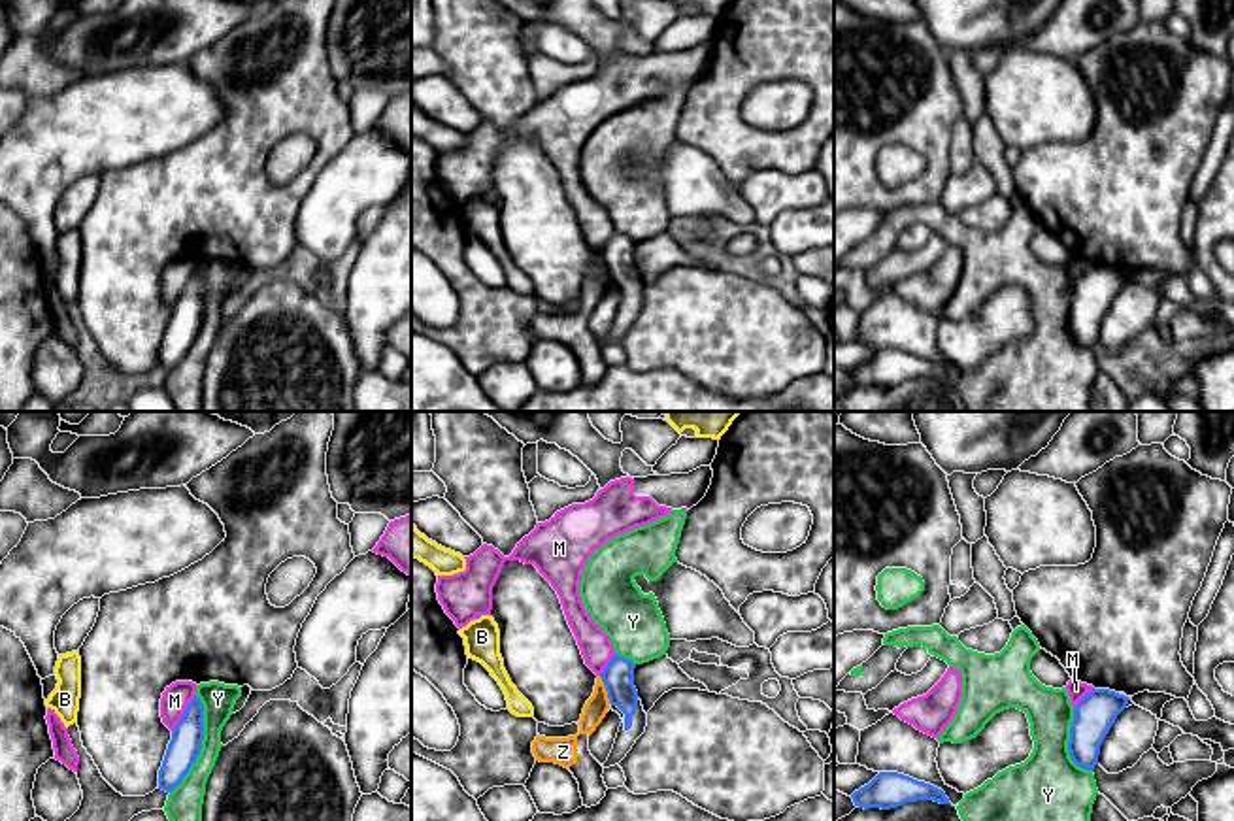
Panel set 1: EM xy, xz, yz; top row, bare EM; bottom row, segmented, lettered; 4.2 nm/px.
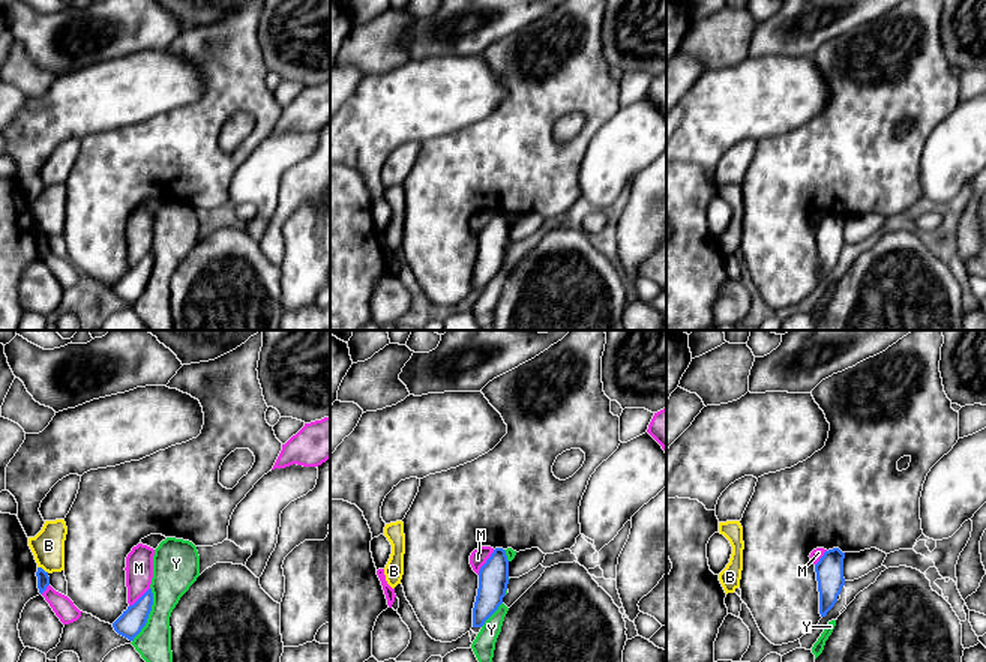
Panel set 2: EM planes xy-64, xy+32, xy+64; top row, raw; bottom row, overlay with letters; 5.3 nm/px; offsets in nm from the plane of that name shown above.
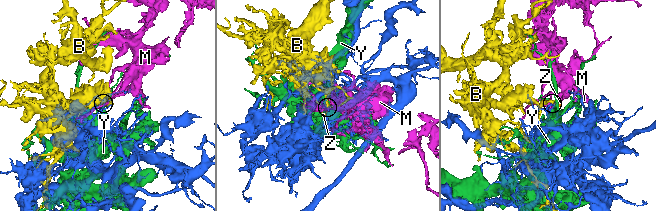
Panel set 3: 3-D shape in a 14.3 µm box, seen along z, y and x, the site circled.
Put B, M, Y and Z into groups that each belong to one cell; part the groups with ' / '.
B Z / M / Y

